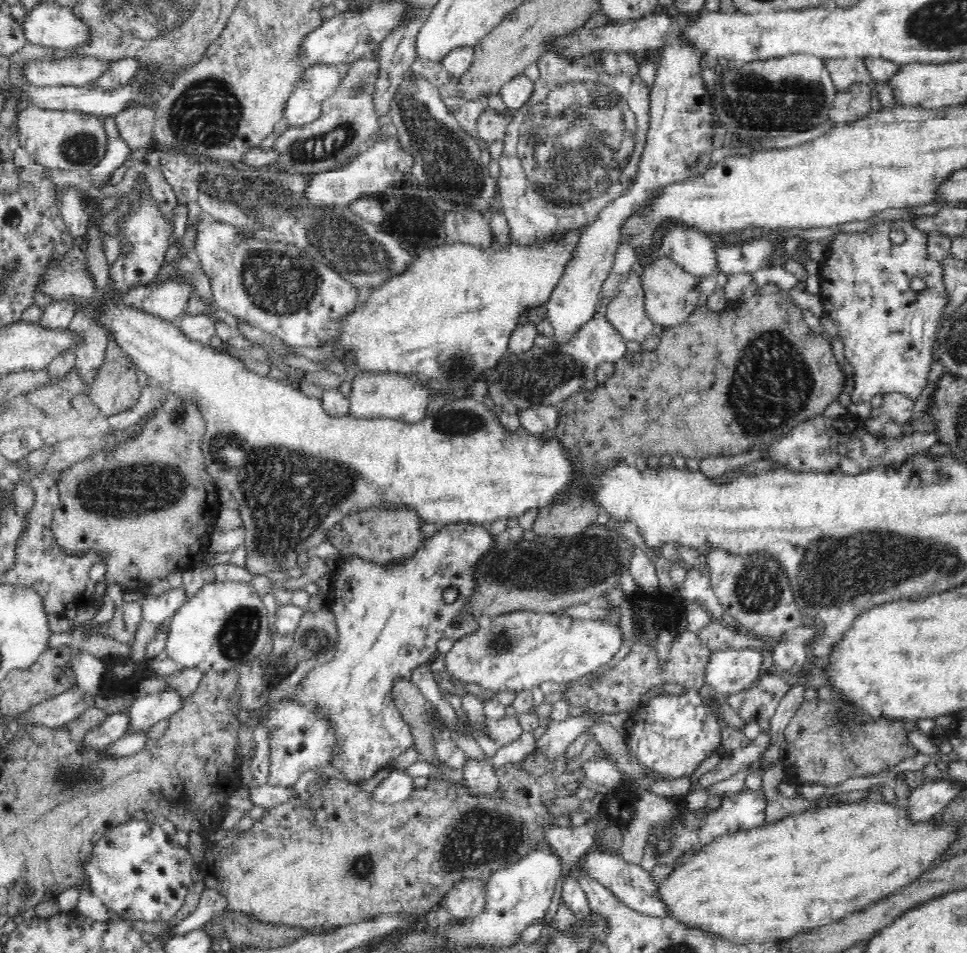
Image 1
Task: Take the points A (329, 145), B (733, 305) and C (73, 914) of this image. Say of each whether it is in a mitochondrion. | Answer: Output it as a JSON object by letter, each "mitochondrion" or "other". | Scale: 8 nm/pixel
{"A":"mitochondrion","B":"other","C":"other"}

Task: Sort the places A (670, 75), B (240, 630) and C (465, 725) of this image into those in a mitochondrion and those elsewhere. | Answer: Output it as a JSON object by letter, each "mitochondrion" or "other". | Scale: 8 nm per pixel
{"A":"other","B":"mitochondrion","C":"other"}

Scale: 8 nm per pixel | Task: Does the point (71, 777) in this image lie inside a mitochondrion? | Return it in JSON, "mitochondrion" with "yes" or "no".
{"mitochondrion":"yes"}

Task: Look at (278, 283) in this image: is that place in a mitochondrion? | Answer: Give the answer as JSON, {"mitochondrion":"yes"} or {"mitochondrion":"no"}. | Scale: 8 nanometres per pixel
{"mitochondrion":"yes"}

